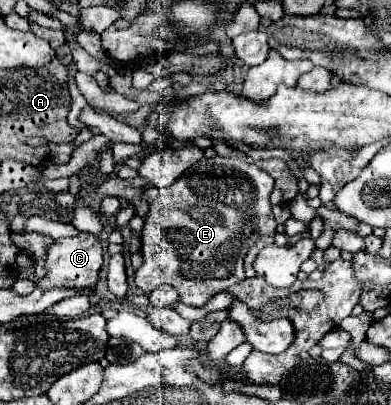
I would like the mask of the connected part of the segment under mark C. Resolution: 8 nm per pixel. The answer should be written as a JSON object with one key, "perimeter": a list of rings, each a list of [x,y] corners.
{"perimeter":[[[95,234],[59,238],[59,264],[45,264],[41,288],[93,288],[103,264],[103,246]]]}

